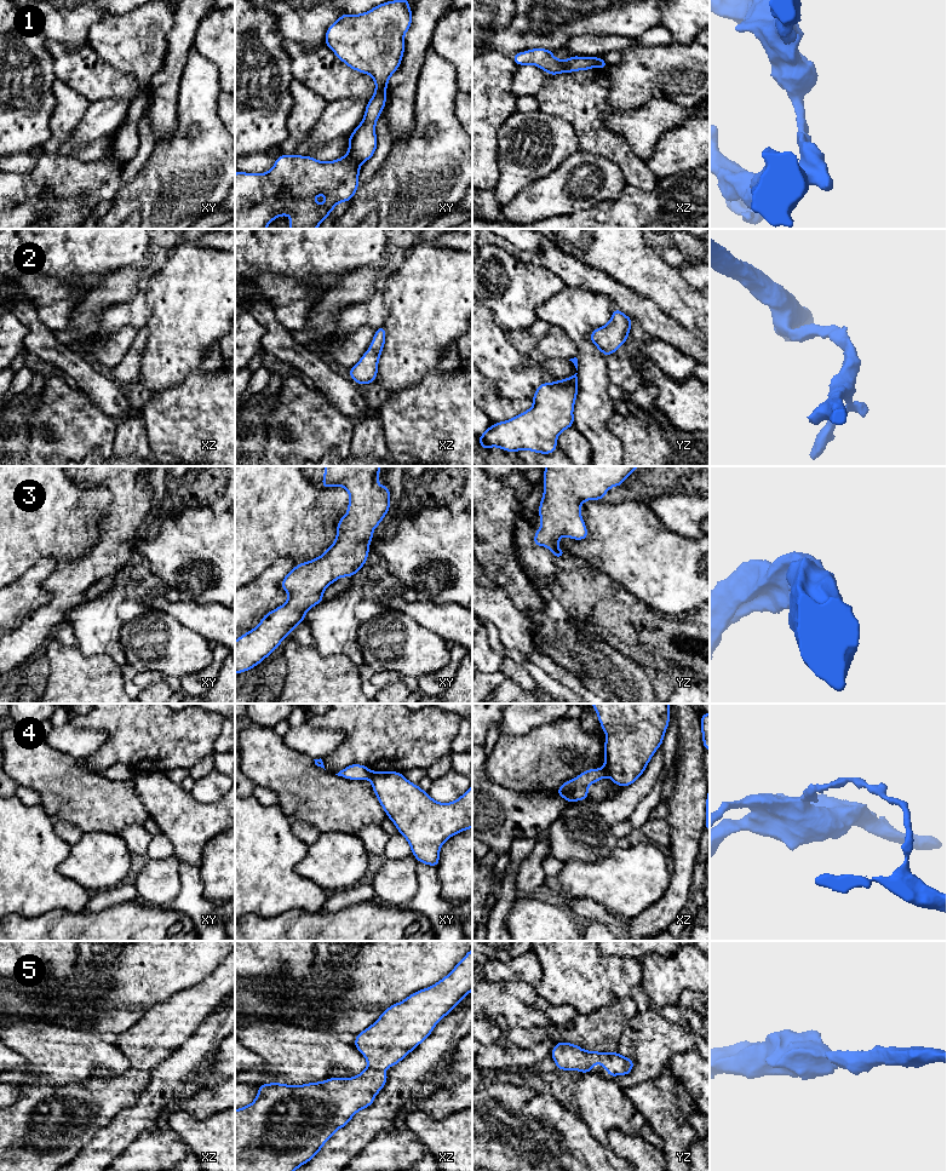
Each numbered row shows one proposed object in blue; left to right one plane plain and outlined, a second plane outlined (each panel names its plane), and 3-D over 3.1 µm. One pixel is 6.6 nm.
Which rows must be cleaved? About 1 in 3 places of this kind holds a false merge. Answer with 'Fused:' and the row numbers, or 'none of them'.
Fused: 1, 4

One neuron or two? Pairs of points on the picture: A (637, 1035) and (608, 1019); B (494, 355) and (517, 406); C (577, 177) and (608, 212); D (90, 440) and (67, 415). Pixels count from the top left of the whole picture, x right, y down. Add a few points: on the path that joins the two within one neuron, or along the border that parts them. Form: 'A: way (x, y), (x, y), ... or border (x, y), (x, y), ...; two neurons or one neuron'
A: border (637, 1012), (624, 1028), (617, 1051); two neurons
B: border (492, 383), (503, 396), (509, 399), (532, 397); two neurons
C: border (625, 187), (614, 199), (601, 201), (574, 213); two neurons
D: way (84, 434), (72, 422); one neuron

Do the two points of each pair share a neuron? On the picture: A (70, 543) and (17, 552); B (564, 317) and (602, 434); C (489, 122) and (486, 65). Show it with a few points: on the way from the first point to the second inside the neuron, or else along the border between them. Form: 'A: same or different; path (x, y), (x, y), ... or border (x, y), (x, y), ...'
A: same; path (57, 543), (30, 543)
B: same; path (585, 346), (592, 363), (592, 405)
C: same; path (486, 108), (486, 80)

